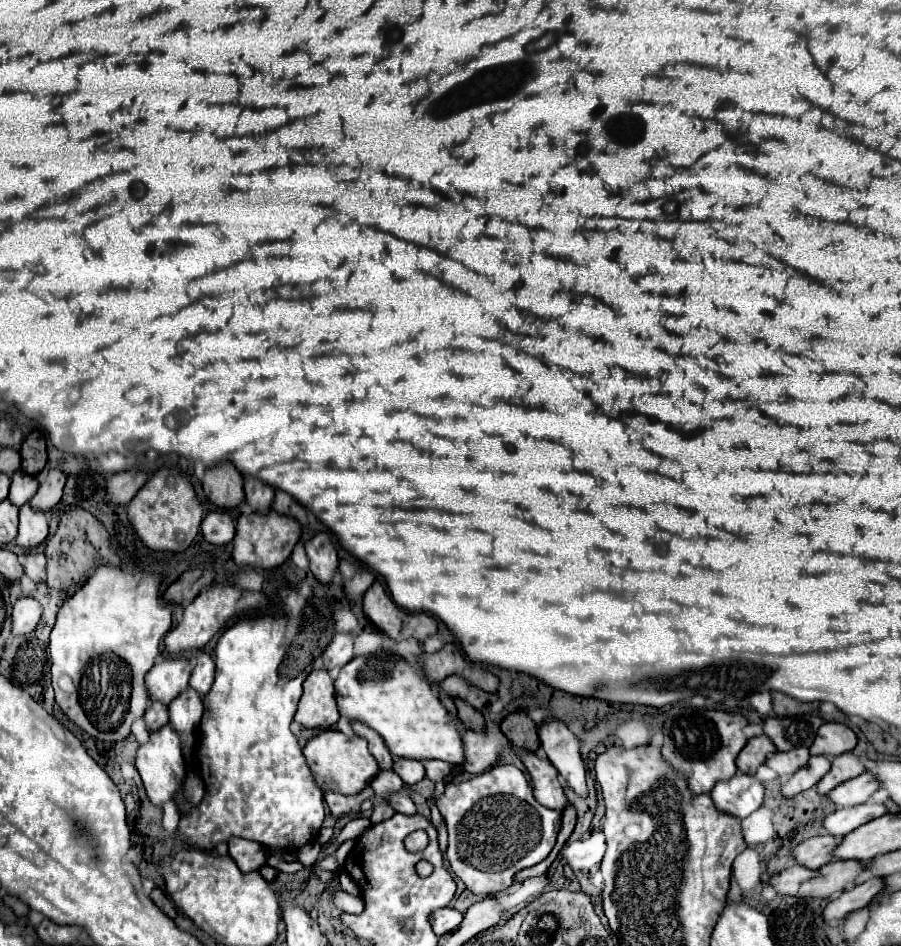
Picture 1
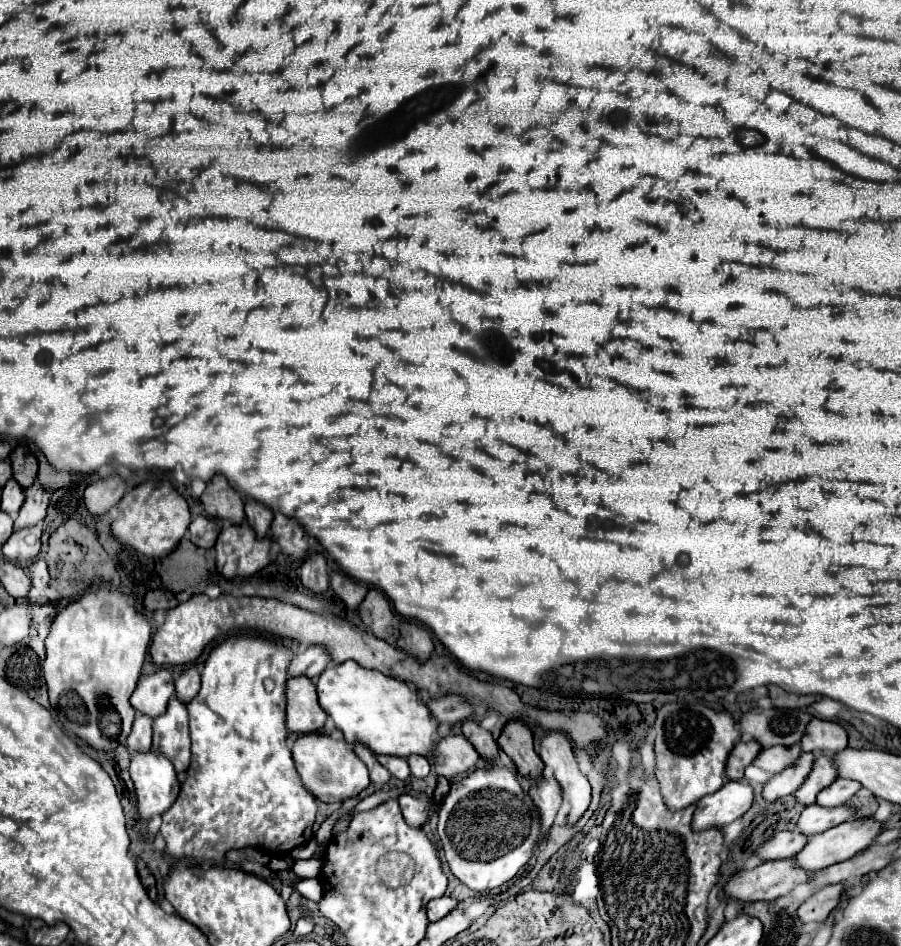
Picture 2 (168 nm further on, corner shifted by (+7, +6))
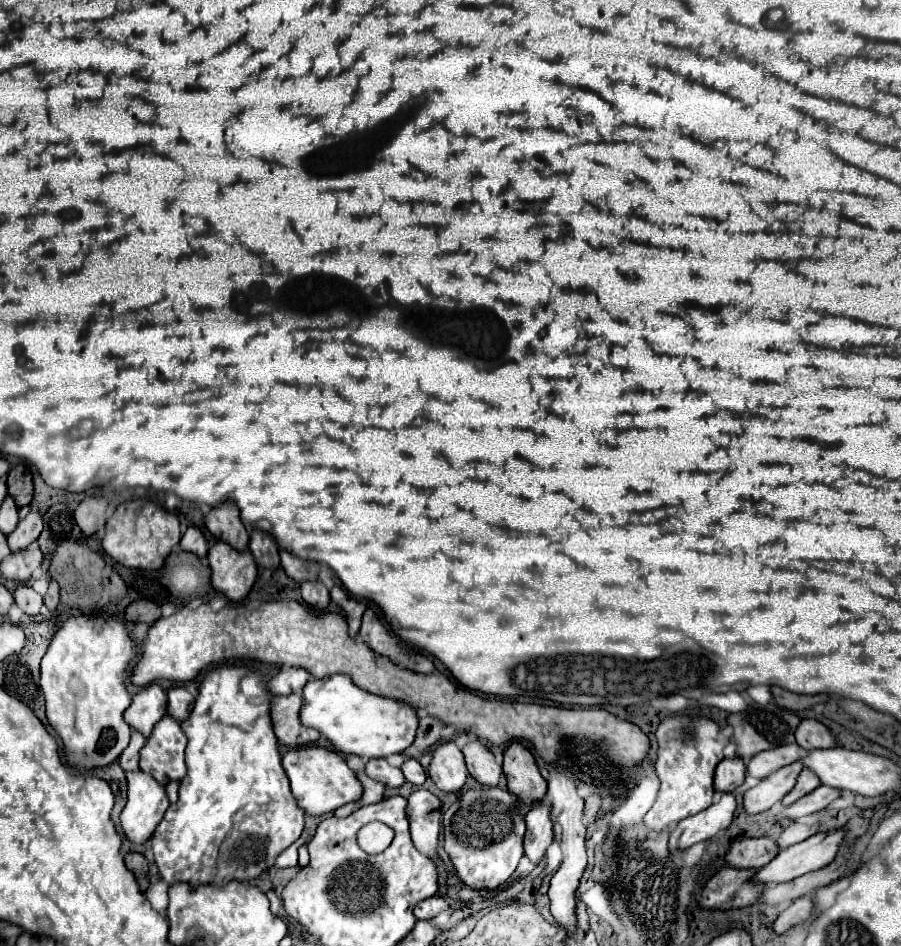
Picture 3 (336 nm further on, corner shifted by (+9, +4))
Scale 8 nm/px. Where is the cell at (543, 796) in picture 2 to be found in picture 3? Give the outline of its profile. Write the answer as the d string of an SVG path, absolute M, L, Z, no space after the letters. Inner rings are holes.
M536 804L528 814L526 814L526 838L524 838L524 856L538 864L548 846L552 844L552 822L548 814L546 804Z

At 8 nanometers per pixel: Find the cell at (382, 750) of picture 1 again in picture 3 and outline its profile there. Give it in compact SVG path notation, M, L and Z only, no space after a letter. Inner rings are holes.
M360 770L356 776L358 776L358 780L360 780L362 788L364 788L362 798L358 800L360 806L368 806L368 804L380 802L382 796L384 796L384 786L380 786L380 782L372 782L372 780L364 774L364 770Z

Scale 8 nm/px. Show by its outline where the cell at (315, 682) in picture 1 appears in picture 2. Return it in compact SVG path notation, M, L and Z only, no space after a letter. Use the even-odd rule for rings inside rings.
M294 676L288 680L286 726L292 732L308 734L324 726L328 714L320 708L316 698L316 684L308 676Z

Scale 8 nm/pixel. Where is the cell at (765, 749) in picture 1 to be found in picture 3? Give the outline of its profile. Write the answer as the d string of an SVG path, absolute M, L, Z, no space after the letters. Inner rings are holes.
M724 758L714 776L714 790L716 792L734 792L744 782L744 772L746 766L740 762L740 758Z

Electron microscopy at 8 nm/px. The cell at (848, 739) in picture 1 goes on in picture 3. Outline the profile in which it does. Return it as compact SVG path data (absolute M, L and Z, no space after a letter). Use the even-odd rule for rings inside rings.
M802 720L800 726L796 728L796 742L804 750L832 748L836 744L830 730L824 724L820 724L818 720Z

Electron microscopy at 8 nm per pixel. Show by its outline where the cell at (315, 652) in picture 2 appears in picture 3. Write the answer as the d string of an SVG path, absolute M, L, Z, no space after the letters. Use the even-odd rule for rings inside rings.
M282 668L270 682L268 682L268 692L272 696L288 696L288 694L298 694L302 692L304 684L308 682L310 674L302 668Z

